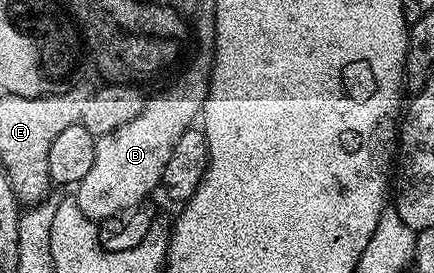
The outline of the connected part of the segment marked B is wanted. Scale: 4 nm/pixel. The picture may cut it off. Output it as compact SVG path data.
M206 50L206 52L199 53L197 61L166 92L161 92L158 96L153 97L150 95L146 99L143 110L139 114L135 114L135 118L131 118L131 122L127 122L127 126L119 126L119 130L97 137L95 163L92 164L91 170L85 177L75 185L77 205L87 219L100 222L112 216L128 213L141 206L137 204L143 203L153 191L156 193L160 189L163 170L171 158L171 150L175 146L175 142L179 142L179 138L183 138L183 134L188 128L194 127L196 120L193 119L196 116L198 119L202 115L205 99L209 93L209 73L212 66L212 51Z

